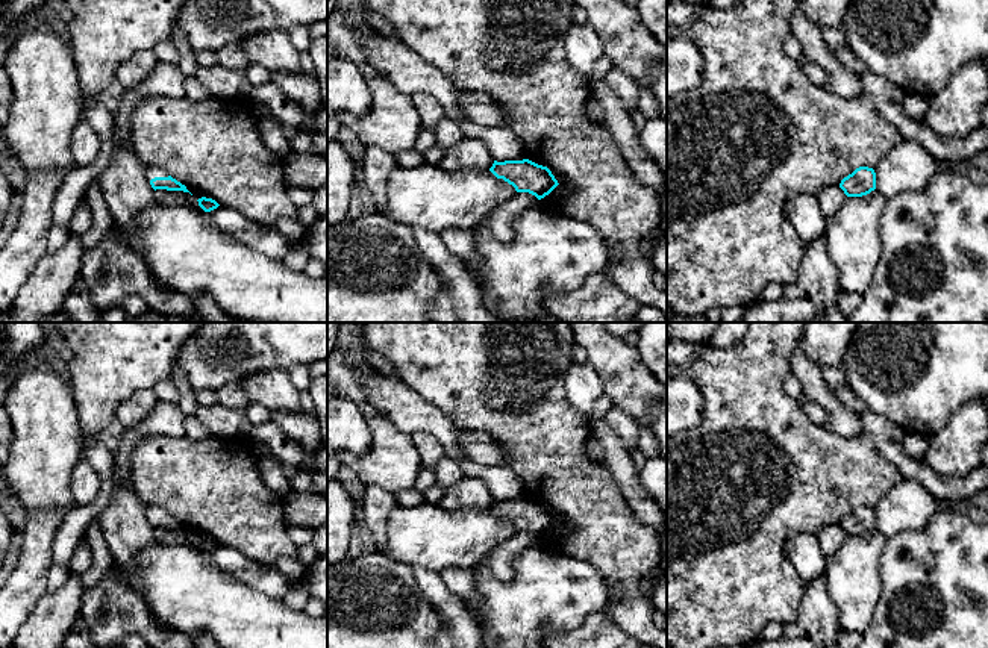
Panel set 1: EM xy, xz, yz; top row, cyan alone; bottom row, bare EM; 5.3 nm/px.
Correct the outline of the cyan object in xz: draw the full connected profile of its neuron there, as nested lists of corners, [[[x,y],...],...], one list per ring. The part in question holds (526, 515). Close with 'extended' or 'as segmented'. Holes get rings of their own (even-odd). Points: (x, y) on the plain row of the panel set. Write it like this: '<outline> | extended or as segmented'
[[[529,498],[494,500],[489,510],[515,527],[517,531],[529,531],[538,539],[549,534],[559,522],[547,506]]] | as segmented

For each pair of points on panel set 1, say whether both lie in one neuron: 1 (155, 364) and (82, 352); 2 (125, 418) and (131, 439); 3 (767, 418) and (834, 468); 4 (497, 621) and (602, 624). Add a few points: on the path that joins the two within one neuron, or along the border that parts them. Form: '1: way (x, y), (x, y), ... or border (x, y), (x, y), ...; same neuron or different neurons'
1: way (137, 352), (100, 352); same neuron
2: border (155, 404), (140, 421), (123, 429); different neurons
3: way (784, 435), (817, 468); same neuron
4: border (603, 610), (591, 613), (575, 629), (547, 629); different neurons

